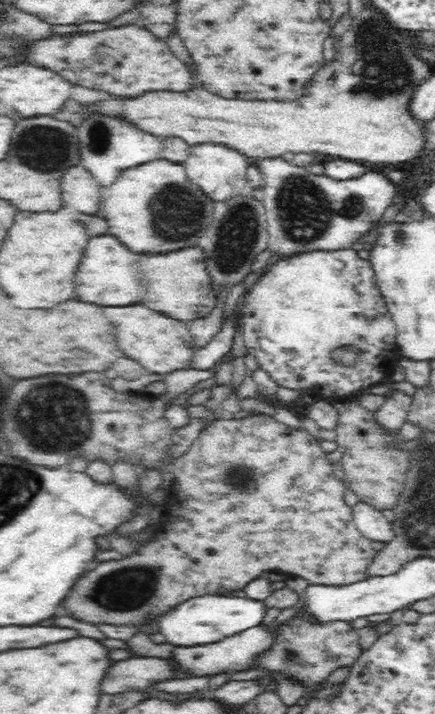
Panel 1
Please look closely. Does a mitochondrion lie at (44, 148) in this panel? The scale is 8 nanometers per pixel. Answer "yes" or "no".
yes

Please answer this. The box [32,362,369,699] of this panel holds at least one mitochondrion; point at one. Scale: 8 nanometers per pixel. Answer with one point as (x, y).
(122, 591)

